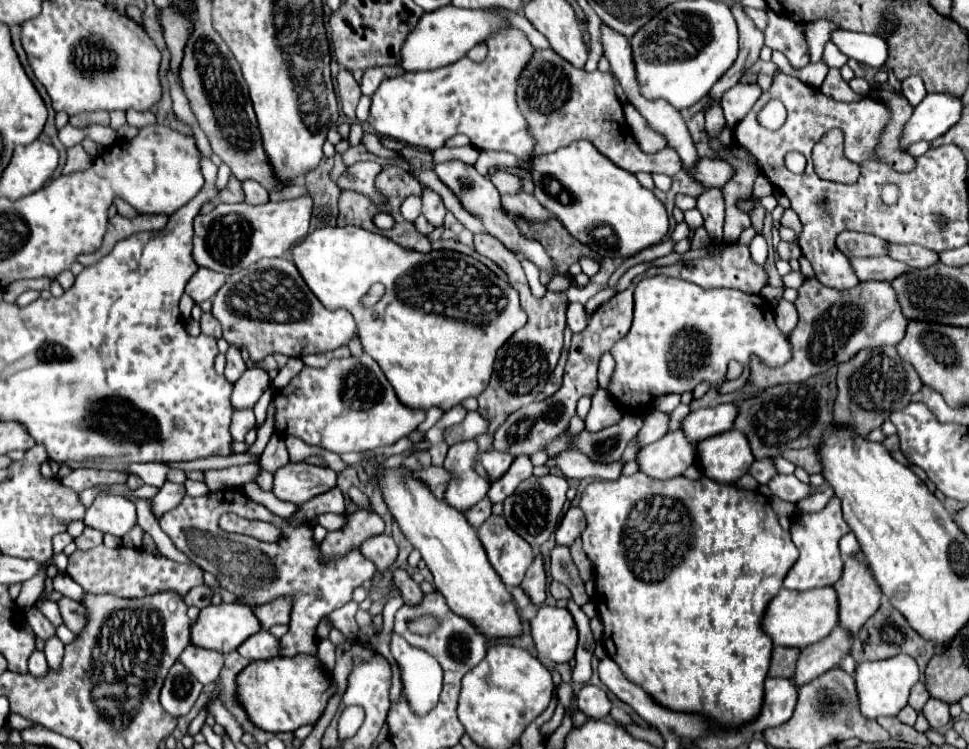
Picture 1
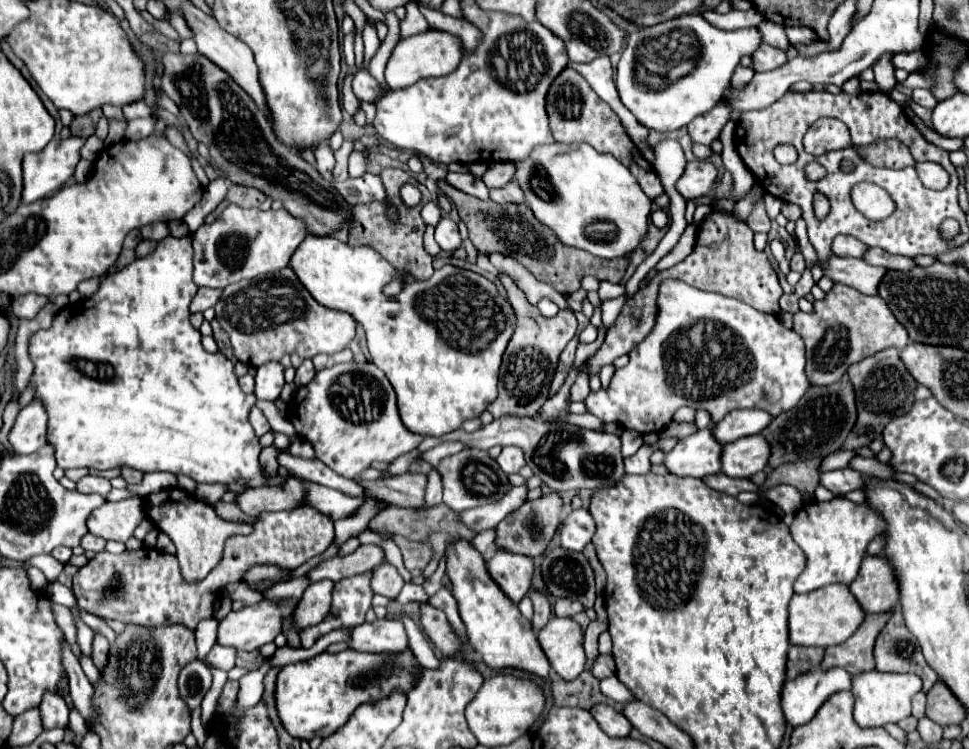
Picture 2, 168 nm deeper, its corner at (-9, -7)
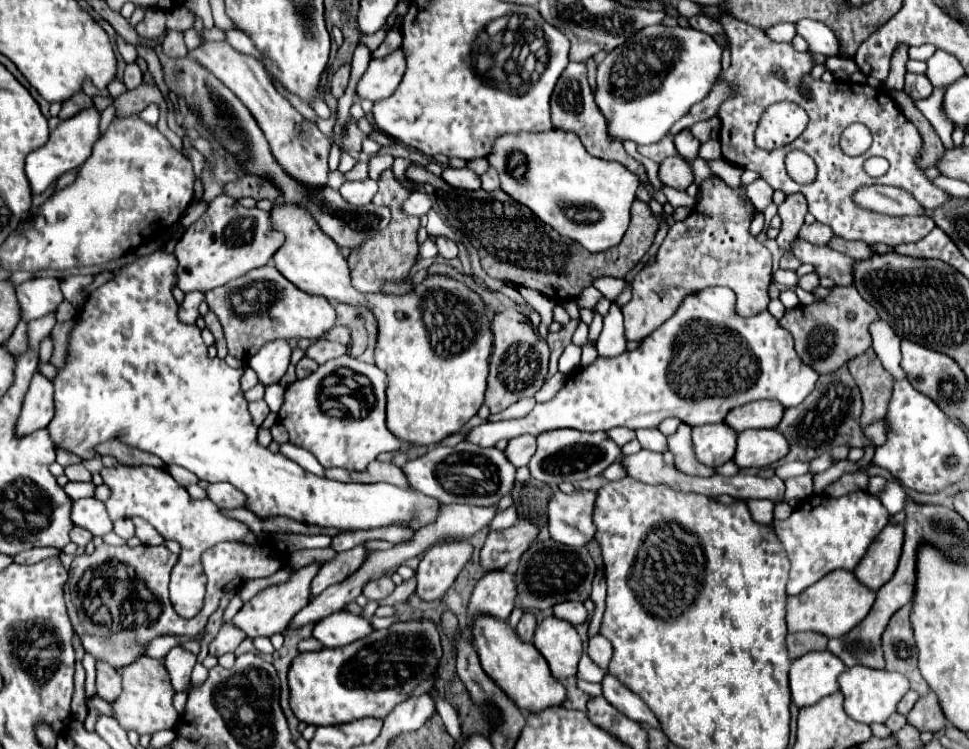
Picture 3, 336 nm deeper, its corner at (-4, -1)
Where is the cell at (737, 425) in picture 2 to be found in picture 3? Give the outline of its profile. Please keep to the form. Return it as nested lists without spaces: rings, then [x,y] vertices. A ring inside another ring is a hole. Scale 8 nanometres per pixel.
[[[753,401],[749,405],[741,405],[741,409],[733,409],[725,423],[739,433],[745,429],[775,429],[781,423],[785,407],[779,401]]]

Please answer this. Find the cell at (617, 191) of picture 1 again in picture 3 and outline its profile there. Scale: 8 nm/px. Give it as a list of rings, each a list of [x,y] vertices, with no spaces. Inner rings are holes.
[[[551,129],[543,133],[501,135],[493,141],[493,149],[487,155],[487,161],[497,169],[501,189],[507,195],[527,205],[537,217],[541,217],[541,221],[553,225],[553,229],[581,243],[585,249],[593,253],[599,253],[599,249],[607,251],[609,247],[615,247],[625,235],[629,227],[629,209],[639,187],[639,177],[621,163],[603,161],[589,155],[573,131]]]

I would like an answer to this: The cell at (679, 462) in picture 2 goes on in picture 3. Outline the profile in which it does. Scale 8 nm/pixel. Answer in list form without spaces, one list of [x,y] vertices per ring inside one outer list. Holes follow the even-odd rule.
[[[725,423],[699,425],[693,429],[693,447],[703,465],[719,467],[735,457],[737,431]]]

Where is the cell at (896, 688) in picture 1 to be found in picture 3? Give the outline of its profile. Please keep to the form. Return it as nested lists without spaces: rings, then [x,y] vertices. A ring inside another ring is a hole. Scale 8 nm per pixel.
[[[851,667],[839,677],[839,691],[845,697],[845,713],[859,721],[859,723],[885,723],[889,715],[895,713],[897,703],[901,697],[909,691],[909,681],[901,677],[901,673],[889,673],[889,671],[879,671],[879,669],[869,669],[869,667]]]

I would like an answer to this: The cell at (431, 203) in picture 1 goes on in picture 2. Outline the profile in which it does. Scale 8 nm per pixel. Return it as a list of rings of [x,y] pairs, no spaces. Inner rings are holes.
[[[442,217],[440,223],[436,225],[436,233],[434,233],[438,245],[444,251],[454,251],[462,245],[460,241],[460,233],[458,233],[458,225],[450,219],[450,217]]]

